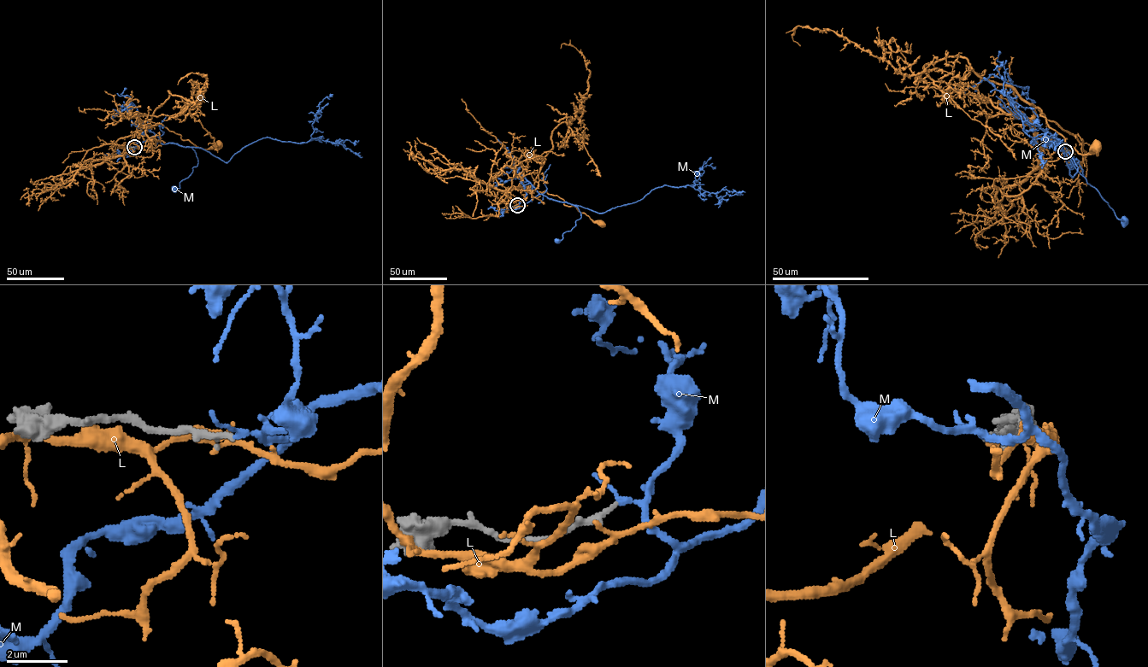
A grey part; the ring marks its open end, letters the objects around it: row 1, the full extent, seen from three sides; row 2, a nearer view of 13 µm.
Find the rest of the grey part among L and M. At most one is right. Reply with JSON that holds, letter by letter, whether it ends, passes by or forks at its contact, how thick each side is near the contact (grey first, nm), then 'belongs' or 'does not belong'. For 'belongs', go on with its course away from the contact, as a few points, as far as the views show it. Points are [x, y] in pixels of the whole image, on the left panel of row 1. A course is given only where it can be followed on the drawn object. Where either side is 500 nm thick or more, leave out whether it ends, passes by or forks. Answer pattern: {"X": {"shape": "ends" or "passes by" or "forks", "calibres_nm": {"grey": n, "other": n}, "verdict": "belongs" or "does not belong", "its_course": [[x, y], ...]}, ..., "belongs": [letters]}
{"L": {"shape": "passes by", "calibres_nm": {"grey": 240, "other": 170}, "verdict": "does not belong"}, "M": {"shape": "forks", "calibres_nm": {"grey": 180, "other": 110}, "verdict": "belongs", "its_course": [[134, 147], [154, 136], [162, 143], [191, 147], [197, 165], [180, 182], [180, 187], [173, 190]]}, "belongs": ["M"]}

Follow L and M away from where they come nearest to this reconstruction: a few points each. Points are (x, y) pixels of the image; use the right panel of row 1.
L: (1066, 152), (1054, 161), (1042, 156), (1034, 108), (1080, 154), (1095, 152), (1097, 148)
M: (1065, 151), (1060, 141), (1045, 132), (1049, 144), (1056, 144), (1063, 150), (1115, 215), (1125, 222)

